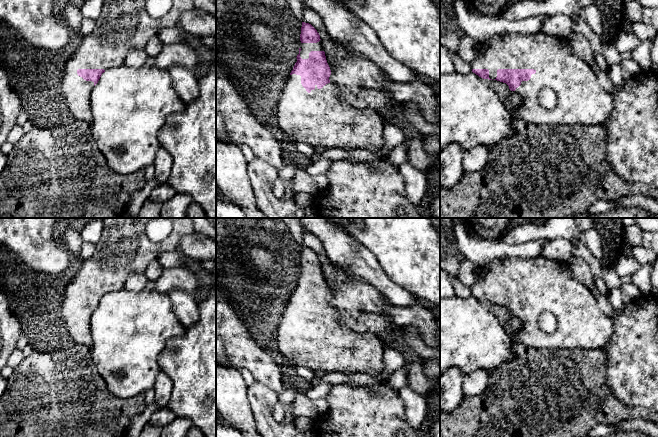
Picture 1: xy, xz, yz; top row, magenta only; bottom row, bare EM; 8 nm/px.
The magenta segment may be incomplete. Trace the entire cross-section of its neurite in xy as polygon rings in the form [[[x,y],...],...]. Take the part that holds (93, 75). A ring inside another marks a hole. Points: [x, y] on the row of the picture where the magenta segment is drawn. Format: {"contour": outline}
{"contour": [[[103,0],[103,8],[96,19],[93,31],[82,36],[82,42],[77,51],[69,57],[64,66],[64,76],[62,78],[62,89],[65,100],[68,102],[69,111],[74,119],[92,121],[93,115],[90,105],[90,96],[94,86],[98,83],[101,75],[110,68],[119,67],[125,58],[134,50],[144,49],[149,39],[165,29],[178,26],[180,15],[194,8],[193,0],[173,0],[171,9],[160,18],[151,17],[146,10],[147,0]]]}

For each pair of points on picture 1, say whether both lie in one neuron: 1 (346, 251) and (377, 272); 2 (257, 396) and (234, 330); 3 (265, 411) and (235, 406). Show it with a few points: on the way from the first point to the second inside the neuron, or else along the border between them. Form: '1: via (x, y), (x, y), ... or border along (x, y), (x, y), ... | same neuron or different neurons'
1: via (354, 257), (369, 270) | same neuron
2: border along (255, 380), (276, 392) | different neurons
3: border along (247, 387), (247, 399), (256, 426) | different neurons

